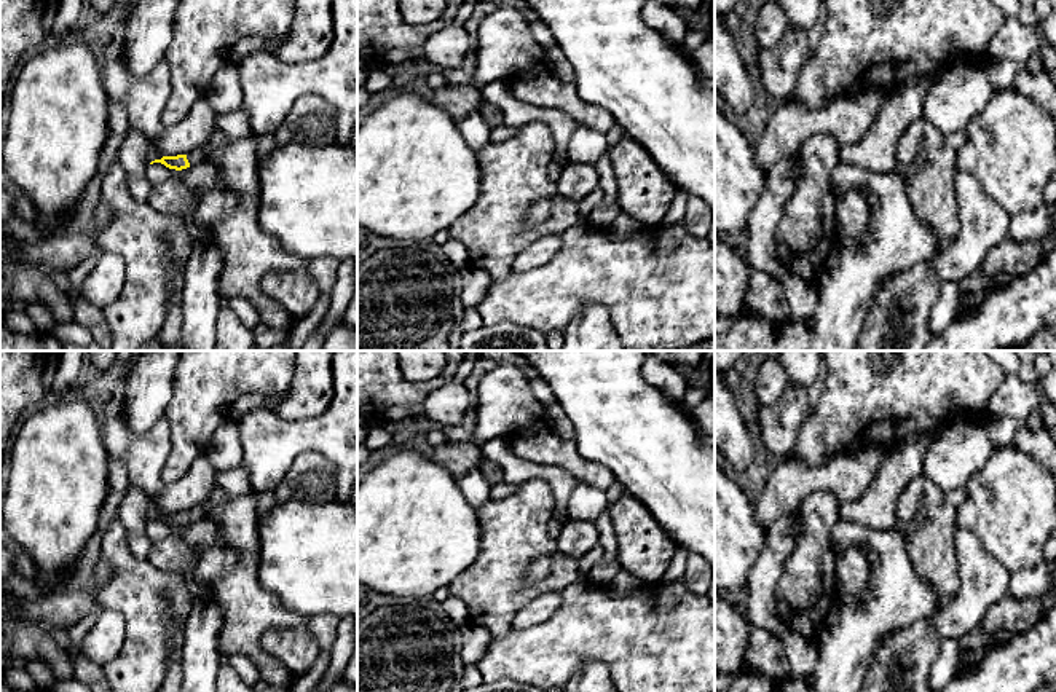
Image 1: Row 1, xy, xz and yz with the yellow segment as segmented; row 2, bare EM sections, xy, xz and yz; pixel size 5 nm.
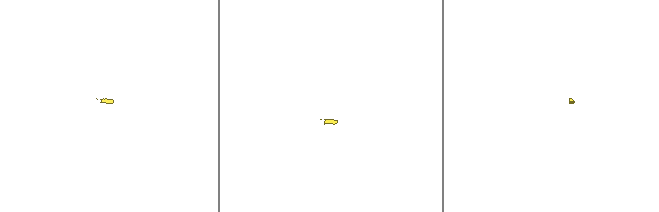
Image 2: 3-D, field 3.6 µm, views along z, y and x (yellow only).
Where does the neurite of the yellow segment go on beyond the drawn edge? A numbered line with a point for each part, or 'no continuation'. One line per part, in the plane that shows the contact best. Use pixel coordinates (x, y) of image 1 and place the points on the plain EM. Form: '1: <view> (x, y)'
1: xy (136, 511)
2: xy (197, 512)

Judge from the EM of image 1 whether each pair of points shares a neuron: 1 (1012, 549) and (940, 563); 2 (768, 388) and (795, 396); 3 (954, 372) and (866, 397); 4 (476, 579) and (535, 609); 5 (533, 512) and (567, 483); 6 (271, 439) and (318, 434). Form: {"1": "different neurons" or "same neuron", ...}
{"1": "different neurons", "2": "different neurons", "3": "same neuron", "4": "different neurons", "5": "different neurons", "6": "same neuron"}

